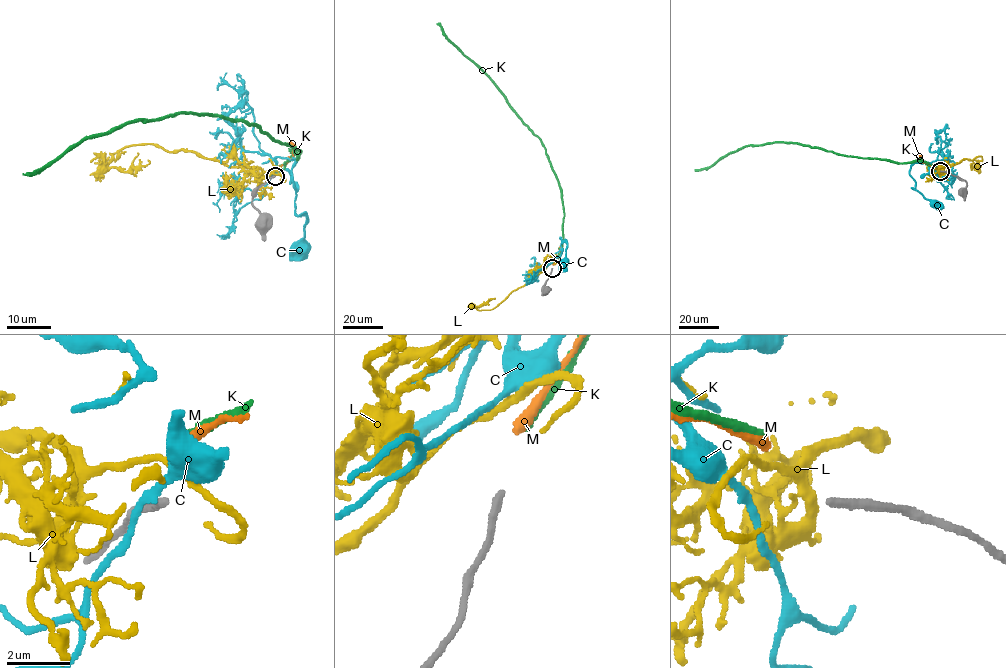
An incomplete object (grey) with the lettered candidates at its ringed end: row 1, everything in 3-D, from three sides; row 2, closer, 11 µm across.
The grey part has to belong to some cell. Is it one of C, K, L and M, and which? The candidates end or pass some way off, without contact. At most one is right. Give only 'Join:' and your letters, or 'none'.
Join: L

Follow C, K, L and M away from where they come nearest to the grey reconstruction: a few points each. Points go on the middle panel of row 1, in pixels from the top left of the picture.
C: (550, 264), (560, 250), (561, 237), (561, 243), (567, 243), (565, 262)
K: (553, 264), (561, 252), (564, 214), (562, 189), (544, 146), (510, 106), (506, 96), (436, 23)
L: (554, 264), (491, 309), (478, 310), (476, 307), (494, 299)
M: (553, 265), (559, 249)

